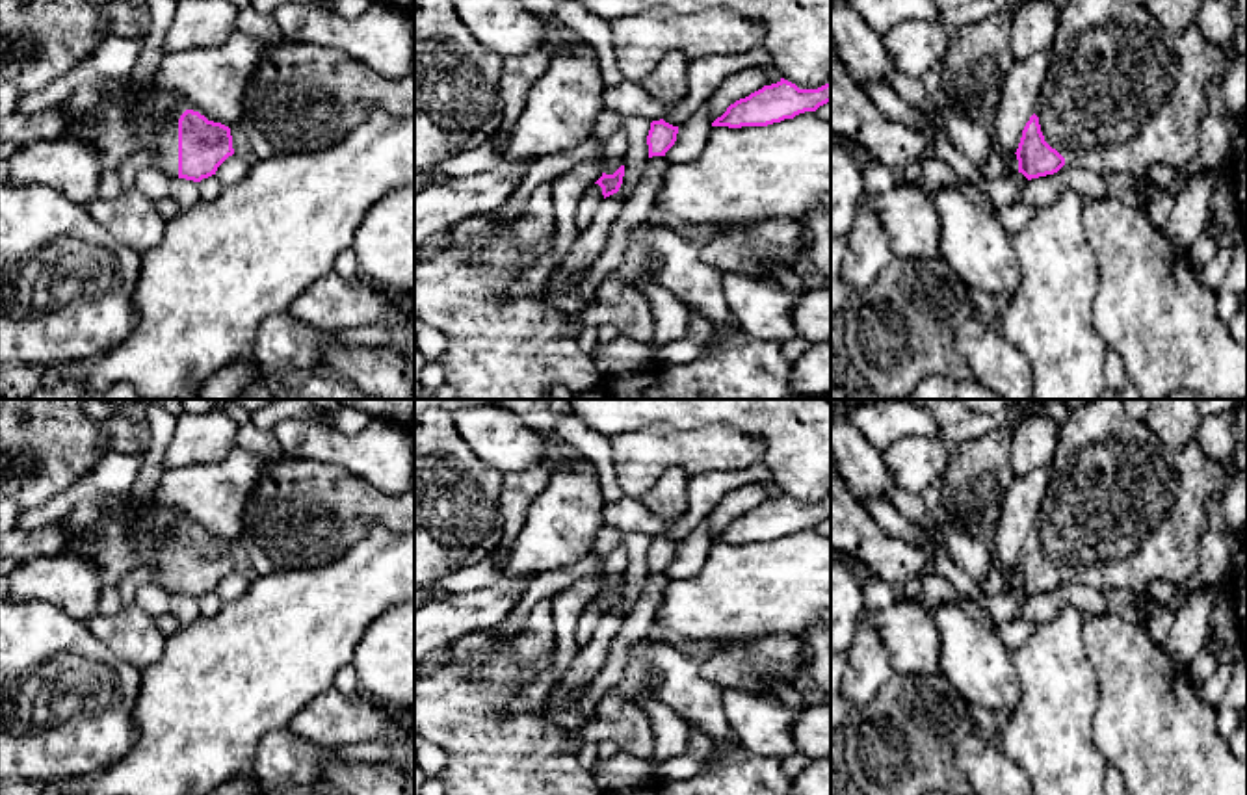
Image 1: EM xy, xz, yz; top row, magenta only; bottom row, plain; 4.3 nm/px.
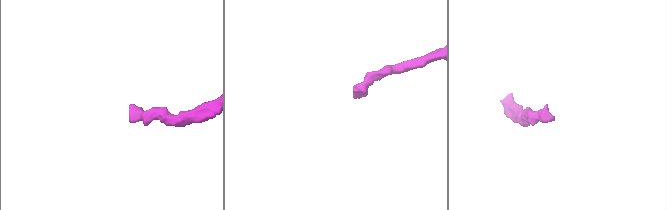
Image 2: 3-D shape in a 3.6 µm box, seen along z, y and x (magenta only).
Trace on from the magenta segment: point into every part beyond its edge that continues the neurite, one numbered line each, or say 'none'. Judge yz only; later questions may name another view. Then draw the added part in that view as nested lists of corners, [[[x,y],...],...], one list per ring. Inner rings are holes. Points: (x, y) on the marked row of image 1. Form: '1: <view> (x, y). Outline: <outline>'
1: yz (1121, 93). Outline: [[[1070,0],[1061,7],[1048,54],[1033,113],[1065,165],[1102,176],[1145,176],[1156,163],[1176,171],[1197,156],[1210,89],[1227,71],[1223,48],[1208,41],[1197,22],[1173,33],[1130,0]]]

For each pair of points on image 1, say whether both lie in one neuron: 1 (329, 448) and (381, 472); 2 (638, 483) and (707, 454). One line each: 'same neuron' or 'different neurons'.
1: same neuron
2: same neuron

